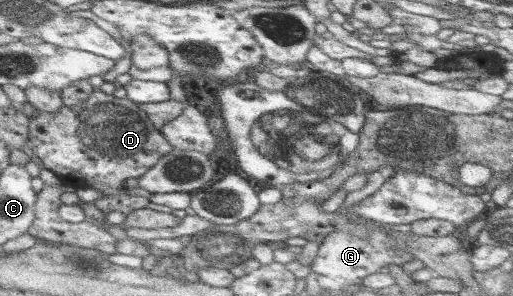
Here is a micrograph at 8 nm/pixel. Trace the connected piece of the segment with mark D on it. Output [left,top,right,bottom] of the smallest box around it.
[25,90,172,216]

